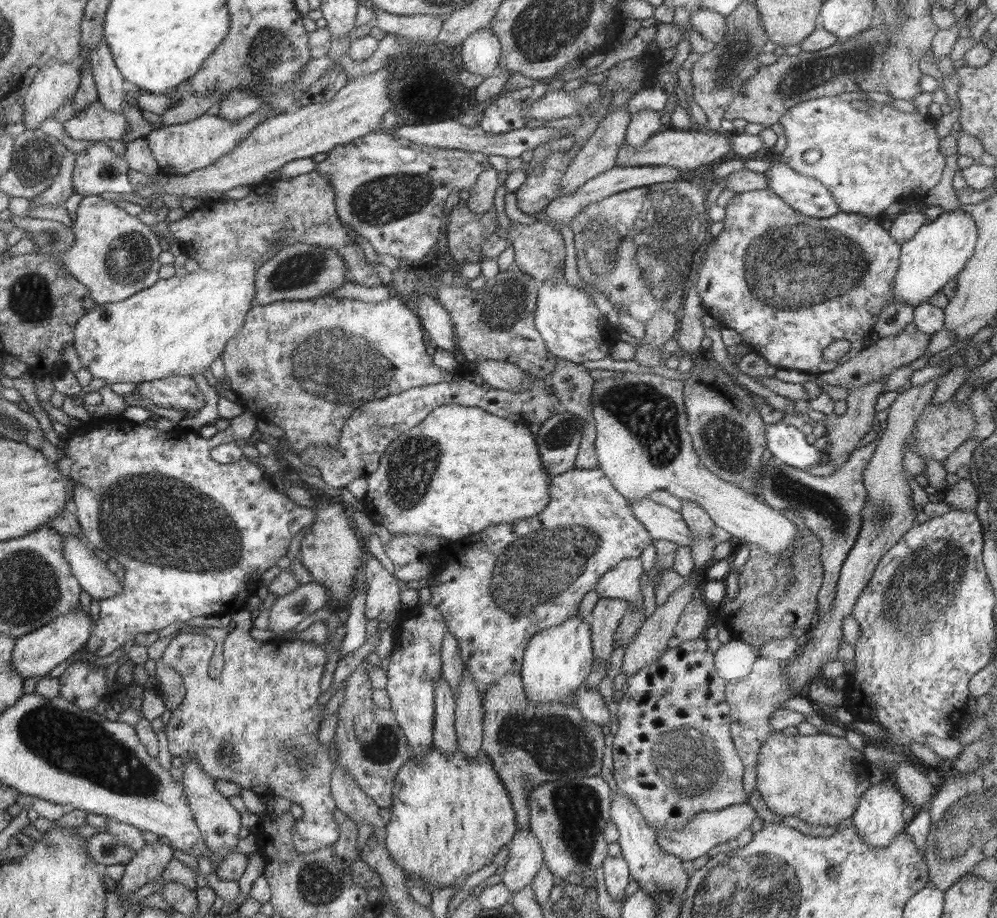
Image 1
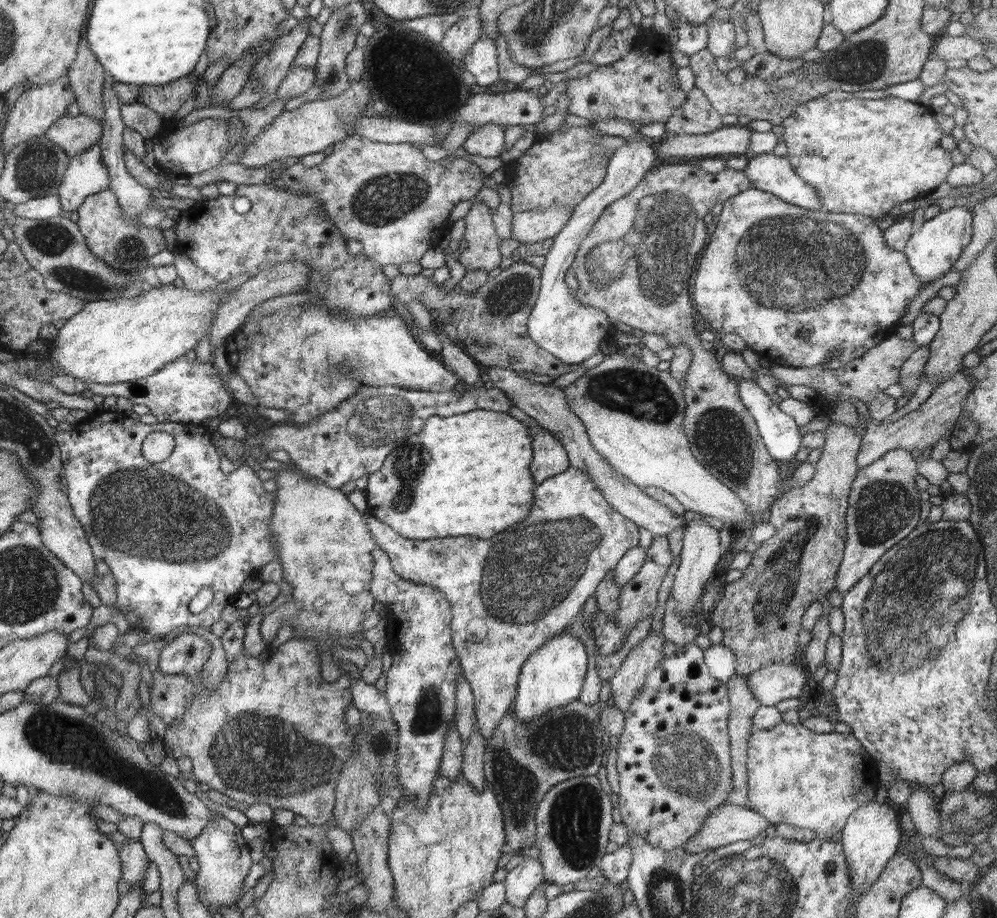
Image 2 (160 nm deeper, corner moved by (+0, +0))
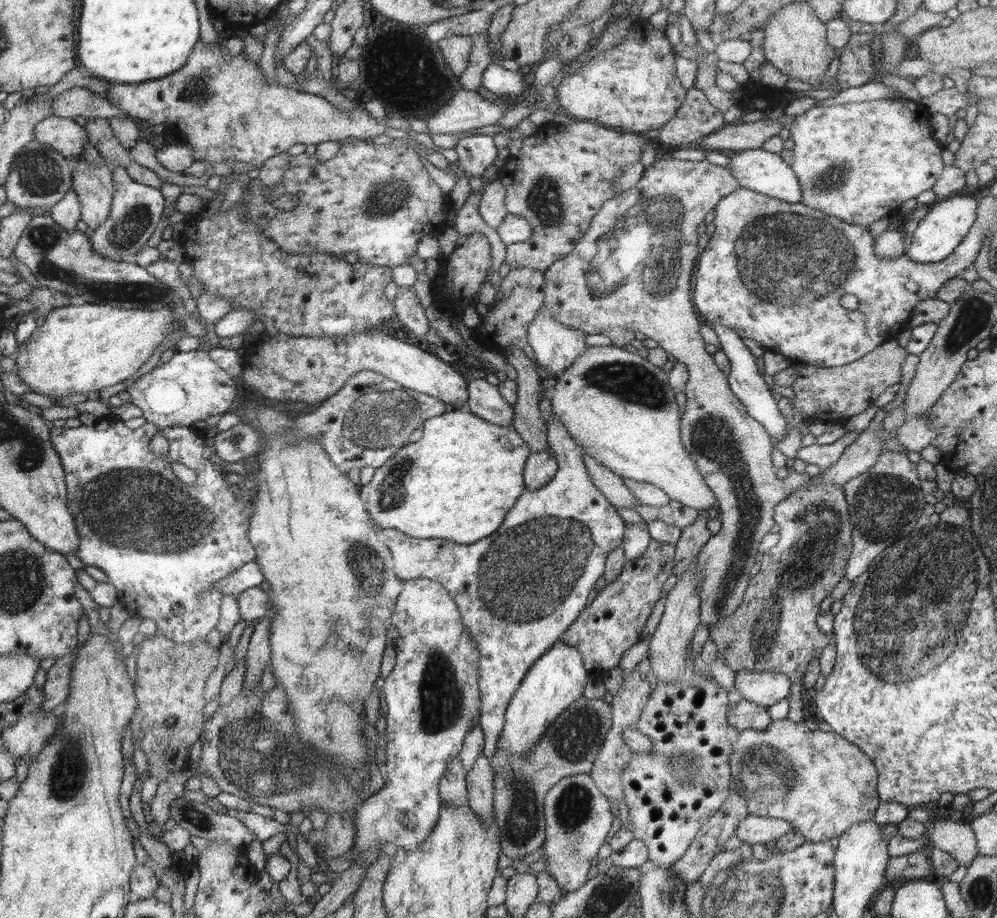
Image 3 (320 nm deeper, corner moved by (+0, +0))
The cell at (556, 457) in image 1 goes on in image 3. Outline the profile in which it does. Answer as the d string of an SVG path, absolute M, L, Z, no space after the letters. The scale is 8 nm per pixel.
M548 449L528 456L524 468L524 487L527 491L536 492L548 485L558 471L558 461L554 459L554 451Z

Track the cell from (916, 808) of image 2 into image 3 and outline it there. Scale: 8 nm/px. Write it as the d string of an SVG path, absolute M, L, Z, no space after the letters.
M927 822L926 835L940 850L951 854L959 866L970 866L979 853L975 832L966 824Z

